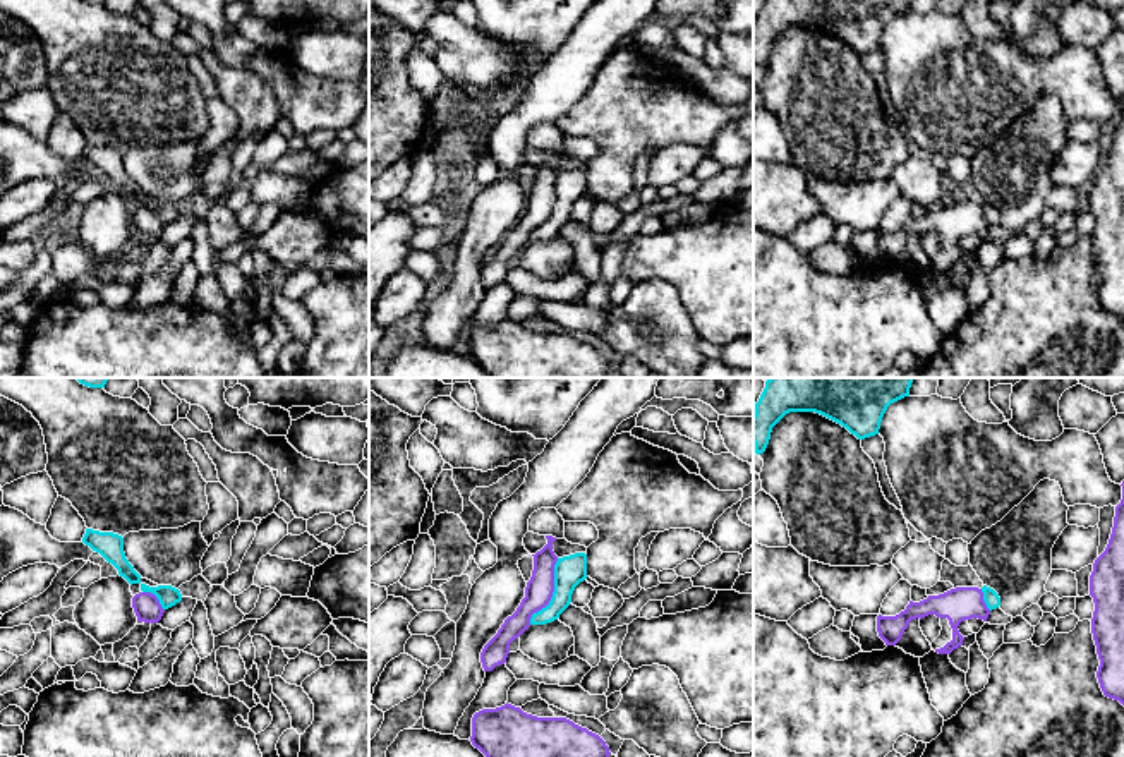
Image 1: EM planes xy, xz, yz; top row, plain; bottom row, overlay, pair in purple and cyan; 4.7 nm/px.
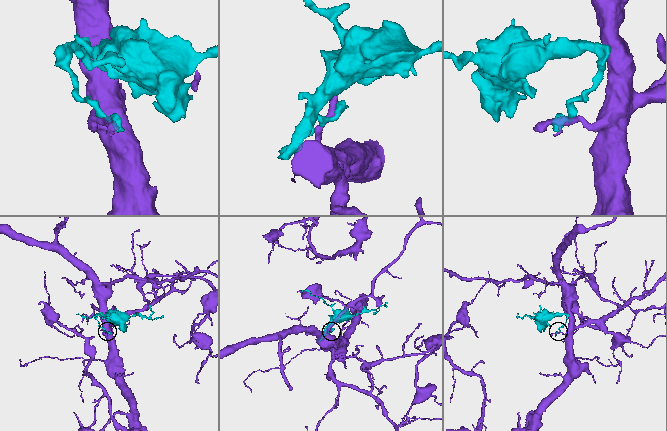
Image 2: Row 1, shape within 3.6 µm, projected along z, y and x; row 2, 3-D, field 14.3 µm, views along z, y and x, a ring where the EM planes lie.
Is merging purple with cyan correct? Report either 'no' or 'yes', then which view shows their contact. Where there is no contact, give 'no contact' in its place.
no | xz

